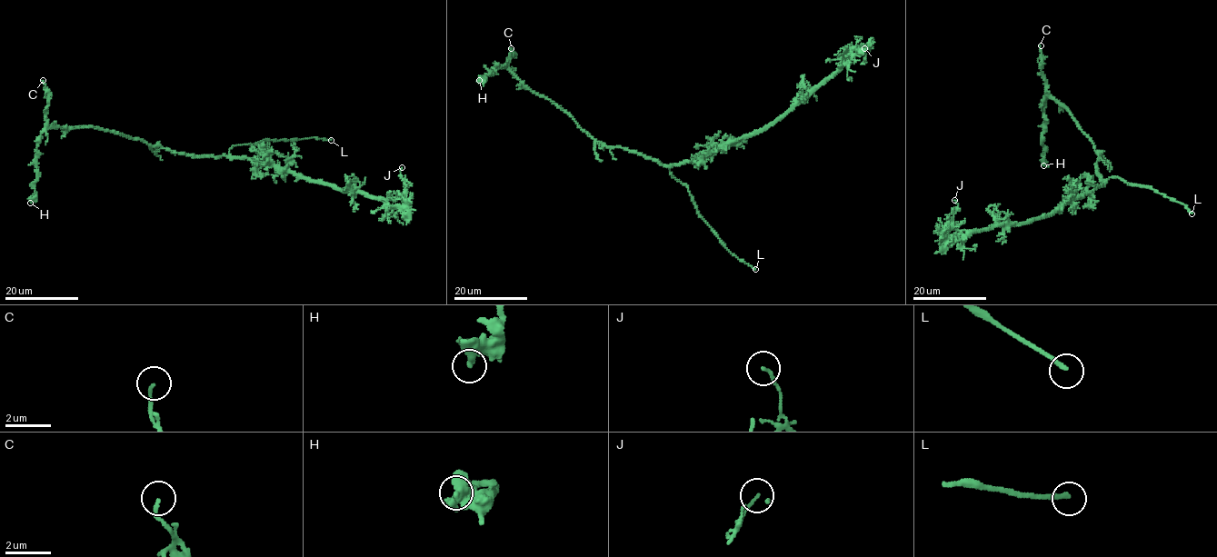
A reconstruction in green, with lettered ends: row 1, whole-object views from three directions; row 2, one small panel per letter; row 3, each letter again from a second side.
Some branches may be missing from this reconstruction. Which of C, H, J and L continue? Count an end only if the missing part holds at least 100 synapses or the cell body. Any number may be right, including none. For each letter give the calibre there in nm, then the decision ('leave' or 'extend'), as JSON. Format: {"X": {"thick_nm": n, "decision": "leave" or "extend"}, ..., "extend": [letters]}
{"C": {"thick_nm": 140, "decision": "leave"}, "H": {"thick_nm": 320, "decision": "leave"}, "J": {"thick_nm": 110, "decision": "leave"}, "L": {"thick_nm": 200, "decision": "extend"}, "extend": ["L"]}

